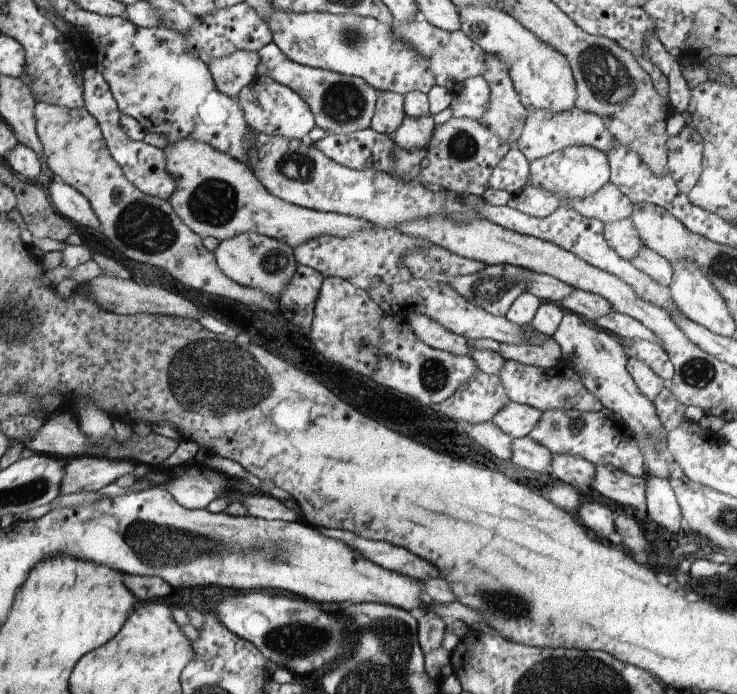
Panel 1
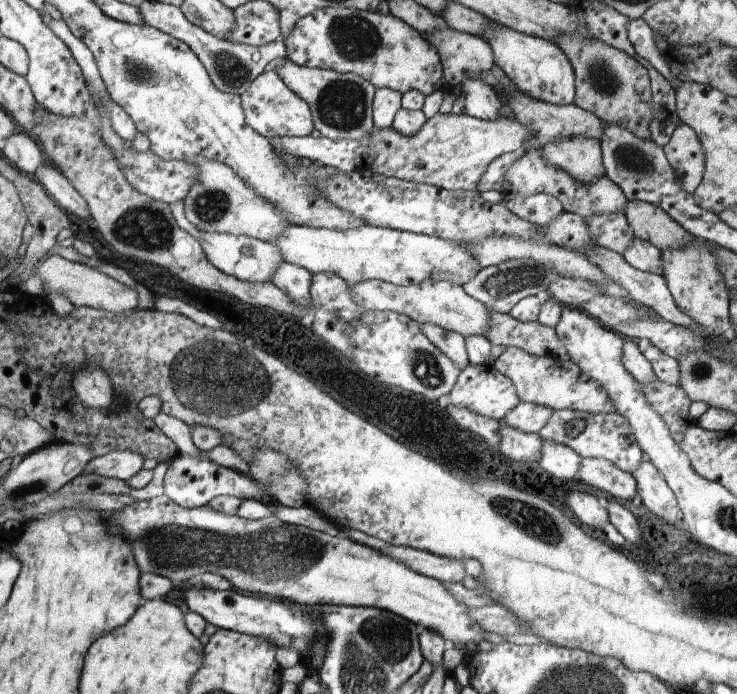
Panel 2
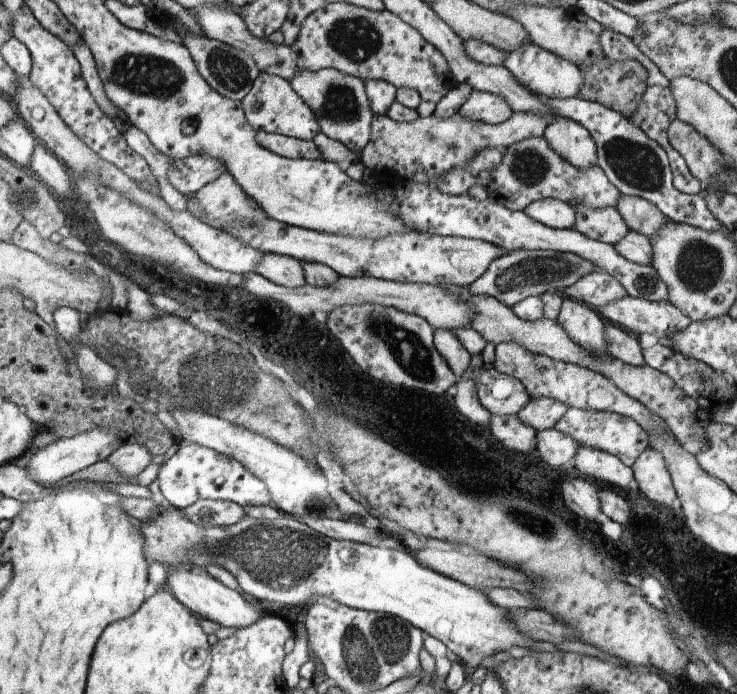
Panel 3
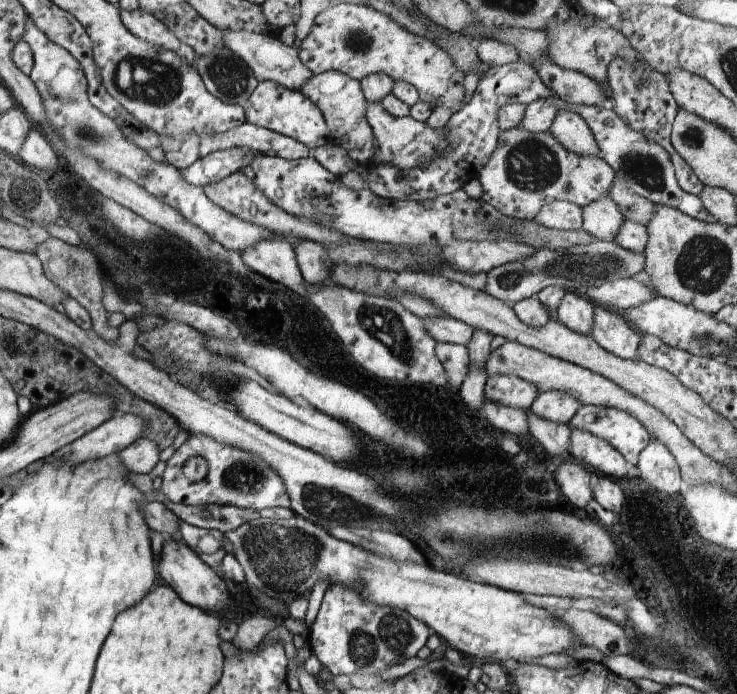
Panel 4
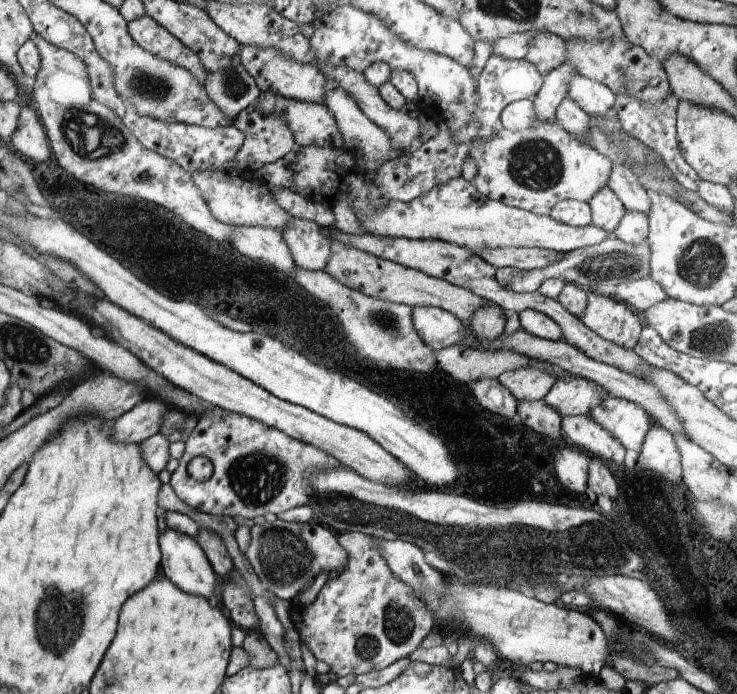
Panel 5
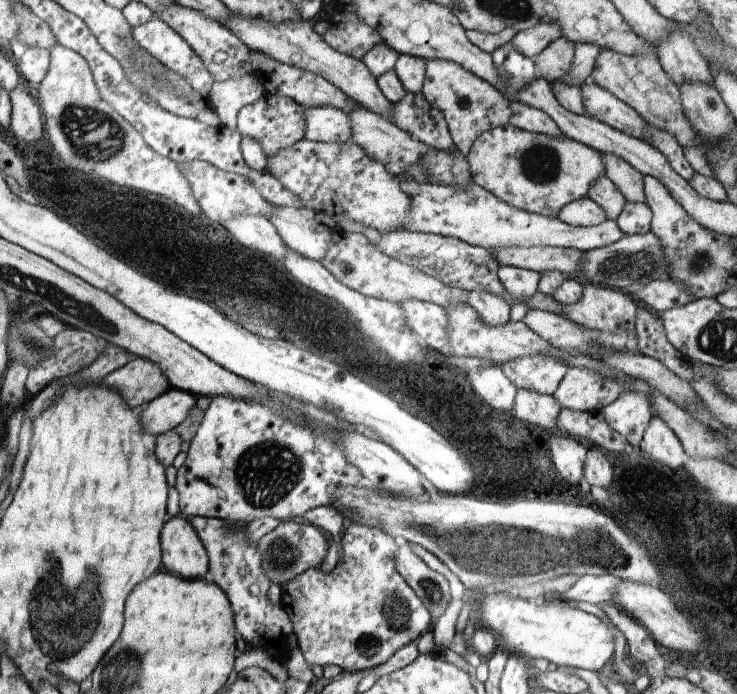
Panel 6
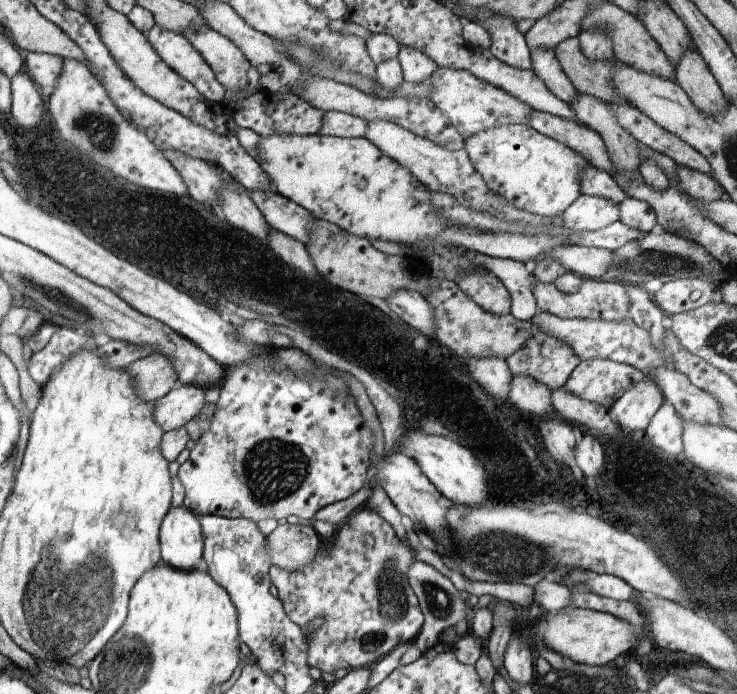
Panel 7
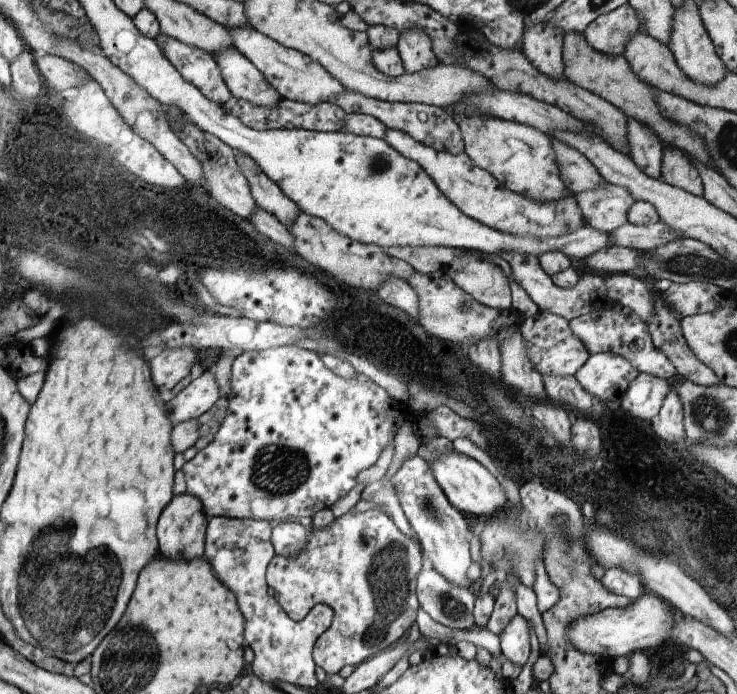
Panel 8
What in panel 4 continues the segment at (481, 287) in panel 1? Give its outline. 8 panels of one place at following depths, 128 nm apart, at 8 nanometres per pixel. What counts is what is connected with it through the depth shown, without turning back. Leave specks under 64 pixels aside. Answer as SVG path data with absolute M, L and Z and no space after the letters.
M594 240L589 245L570 249L540 249L529 259L506 263L487 272L486 292L511 306L536 296L543 288L559 286L566 291L585 295L588 286L604 278L629 279L645 270L645 253L635 253L619 247L612 241Z

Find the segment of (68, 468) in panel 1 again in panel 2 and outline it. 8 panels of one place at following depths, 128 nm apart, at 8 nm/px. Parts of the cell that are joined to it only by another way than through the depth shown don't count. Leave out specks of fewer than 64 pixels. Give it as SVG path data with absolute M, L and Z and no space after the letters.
M132 450L110 451L100 457L92 458L86 464L84 474L92 474L104 478L116 478L124 481L130 480L143 466L144 458Z

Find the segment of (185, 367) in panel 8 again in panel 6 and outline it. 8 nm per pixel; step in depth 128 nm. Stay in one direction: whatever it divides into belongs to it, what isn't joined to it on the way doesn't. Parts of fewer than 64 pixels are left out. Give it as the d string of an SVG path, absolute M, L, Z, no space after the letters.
M140 357L130 360L107 374L100 384L118 391L132 407L144 407L172 386L162 369L151 360Z

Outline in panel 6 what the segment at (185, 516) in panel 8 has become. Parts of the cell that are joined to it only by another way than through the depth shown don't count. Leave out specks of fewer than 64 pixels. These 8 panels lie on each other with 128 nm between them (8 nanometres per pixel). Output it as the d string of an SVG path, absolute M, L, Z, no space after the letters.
M182 514L170 517L162 531L164 570L186 580L212 581L209 555L197 529Z

